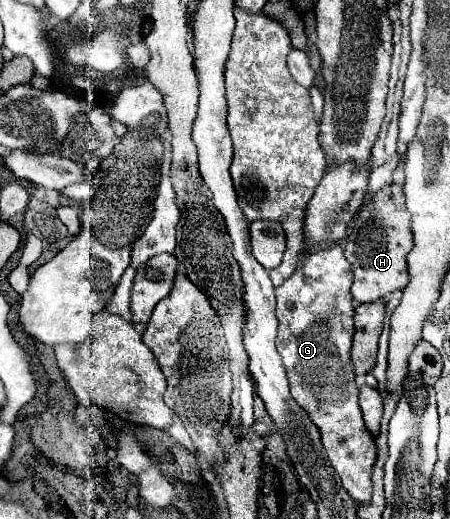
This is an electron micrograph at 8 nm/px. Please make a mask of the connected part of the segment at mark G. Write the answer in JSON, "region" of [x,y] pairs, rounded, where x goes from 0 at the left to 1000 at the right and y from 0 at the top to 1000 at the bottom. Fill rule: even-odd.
{"region":[[[747,472],[729,484],[689,487],[653,530],[613,557],[613,611],[618,611],[618,649],[613,672],[627,684],[644,753],[658,776],[684,796],[689,811],[716,834],[716,857],[729,873],[738,900],[751,908],[764,942],[796,969],[818,969],[827,958],[827,896],[836,892],[836,854],[827,834],[813,827],[804,792],[796,780],[796,742],[787,734],[787,703],[778,692],[778,669],[787,649],[787,576],[778,568],[782,514],[769,503],[760,476]]]}

